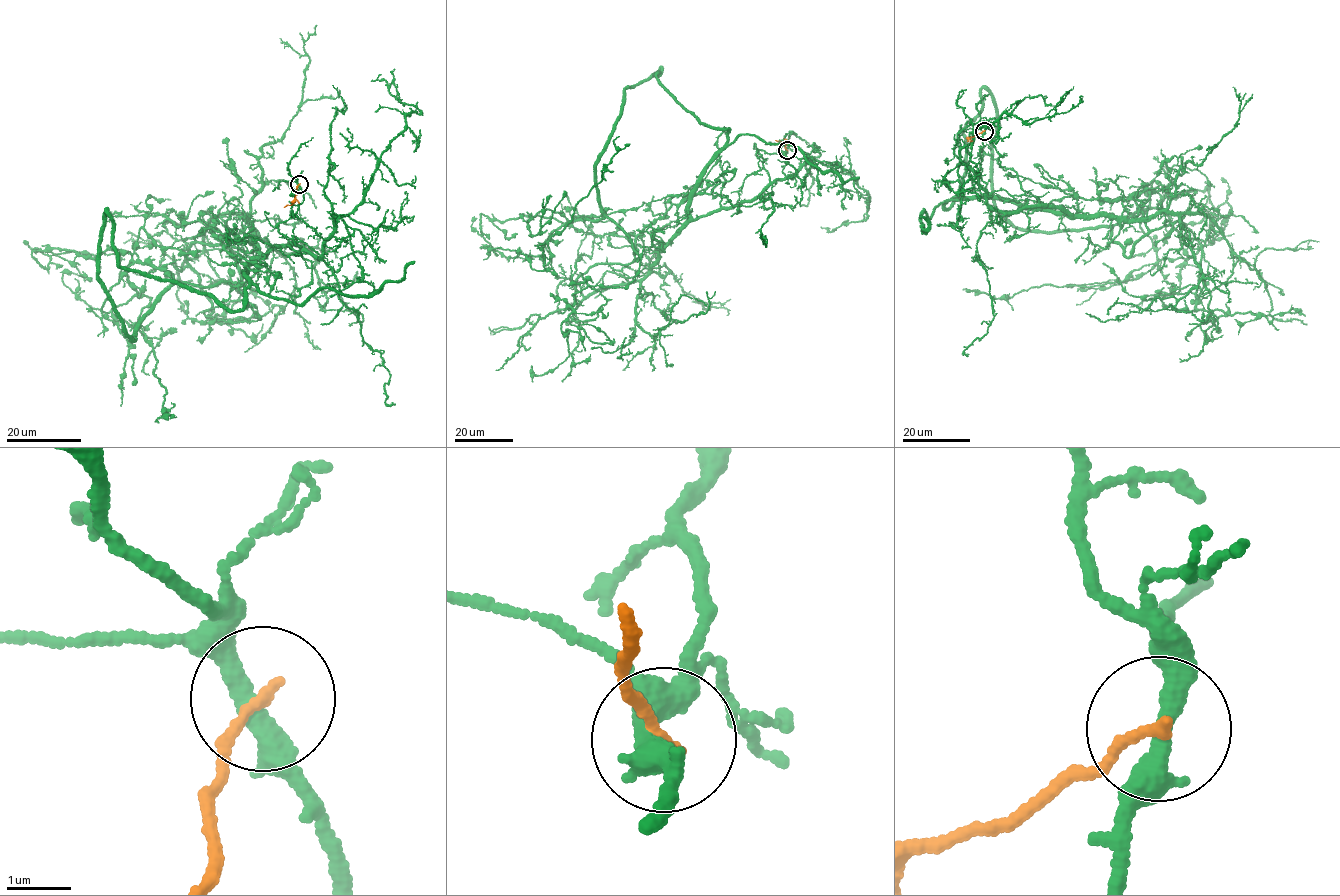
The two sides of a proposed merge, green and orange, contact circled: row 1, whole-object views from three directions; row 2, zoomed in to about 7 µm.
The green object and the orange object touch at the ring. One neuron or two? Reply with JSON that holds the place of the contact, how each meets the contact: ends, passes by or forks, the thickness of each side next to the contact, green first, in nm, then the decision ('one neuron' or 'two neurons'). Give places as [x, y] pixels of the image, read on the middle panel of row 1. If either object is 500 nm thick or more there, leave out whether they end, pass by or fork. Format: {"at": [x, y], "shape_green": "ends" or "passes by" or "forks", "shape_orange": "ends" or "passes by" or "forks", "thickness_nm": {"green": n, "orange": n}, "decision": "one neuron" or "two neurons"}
{"at": [787, 150], "shape_green": "passes by", "shape_orange": "ends", "thickness_nm": {"green": 340, "orange": 170}, "decision": "two neurons"}

